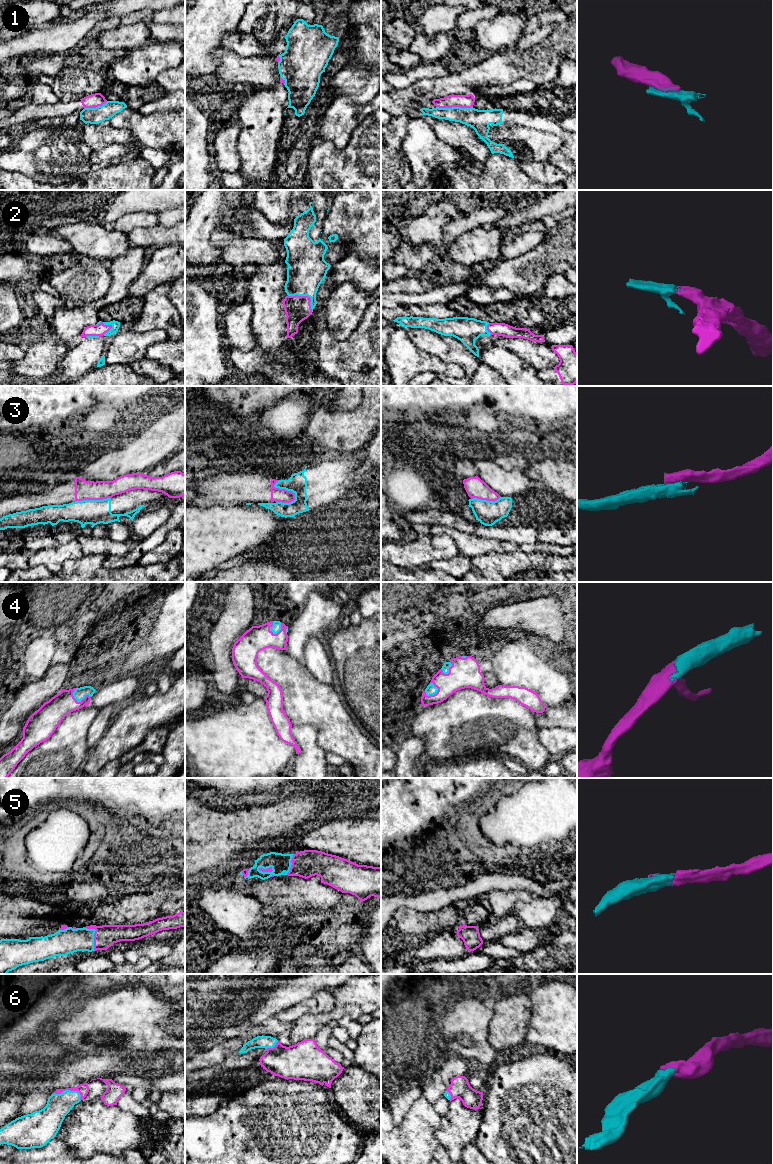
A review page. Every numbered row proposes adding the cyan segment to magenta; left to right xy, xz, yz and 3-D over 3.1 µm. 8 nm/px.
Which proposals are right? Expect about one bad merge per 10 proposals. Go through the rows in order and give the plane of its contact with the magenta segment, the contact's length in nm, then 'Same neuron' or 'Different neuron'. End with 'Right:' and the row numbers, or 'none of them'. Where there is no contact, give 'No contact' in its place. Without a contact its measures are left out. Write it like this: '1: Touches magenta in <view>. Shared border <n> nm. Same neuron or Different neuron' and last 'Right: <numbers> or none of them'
1: Touches magenta in yz. Shared border 300 nm. Different neuron
2: Touches magenta in xz. Shared border 240 nm. Same neuron
3: Touches magenta in xz. Shared border 220 nm. Different neuron
4: Touches magenta in xy. Shared border 160 nm. Same neuron
5: Touches magenta in xy. Shared border 220 nm. Same neuron
6: Touches magenta in xy. Shared border 220 nm. Same neuron
Right: 2, 4, 5, 6

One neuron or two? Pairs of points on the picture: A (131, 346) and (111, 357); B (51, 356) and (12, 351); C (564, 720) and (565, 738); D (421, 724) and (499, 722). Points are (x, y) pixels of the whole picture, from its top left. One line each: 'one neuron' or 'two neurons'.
A: one neuron
B: two neurons
C: two neurons
D: one neuron

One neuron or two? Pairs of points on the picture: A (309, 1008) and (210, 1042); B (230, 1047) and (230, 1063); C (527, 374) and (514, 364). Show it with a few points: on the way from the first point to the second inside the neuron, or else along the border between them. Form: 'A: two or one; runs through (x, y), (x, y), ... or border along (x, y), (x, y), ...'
A: two; border along (295, 1004), (277, 1011), (272, 1016)
B: two; border along (238, 1051), (230, 1053), (220, 1063), (210, 1067)
C: one; runs through (524, 374), (517, 367)

